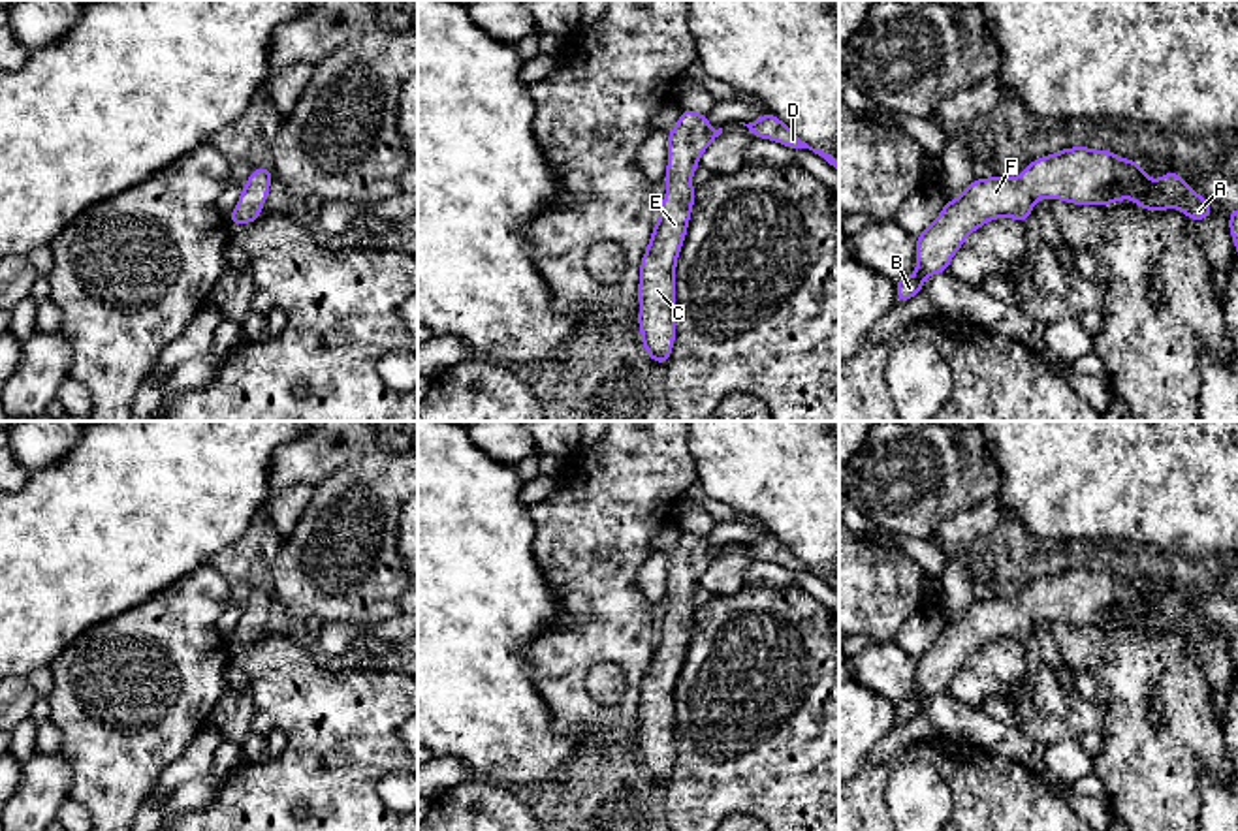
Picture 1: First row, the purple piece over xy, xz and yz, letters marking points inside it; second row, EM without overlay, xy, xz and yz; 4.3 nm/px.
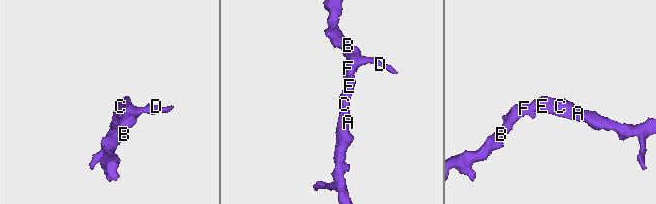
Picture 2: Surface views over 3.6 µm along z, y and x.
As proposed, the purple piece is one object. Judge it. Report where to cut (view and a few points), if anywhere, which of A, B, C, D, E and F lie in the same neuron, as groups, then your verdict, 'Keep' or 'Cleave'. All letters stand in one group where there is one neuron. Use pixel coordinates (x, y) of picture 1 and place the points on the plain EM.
No split. Groups: A B C D E F. Keep

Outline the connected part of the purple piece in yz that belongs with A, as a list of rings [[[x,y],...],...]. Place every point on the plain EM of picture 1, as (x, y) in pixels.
[[[1067,568],[1033,581],[1016,600],[973,600],[960,619],[946,622],[933,645],[916,658],[916,694],[894,703],[899,724],[922,714],[928,698],[946,694],[975,651],[1001,637],[1025,645],[1040,619],[1072,626],[1112,626],[1129,619],[1153,634],[1178,628],[1195,643],[1212,637],[1212,624],[1174,592],[1150,602],[1140,585],[1112,572]]]

